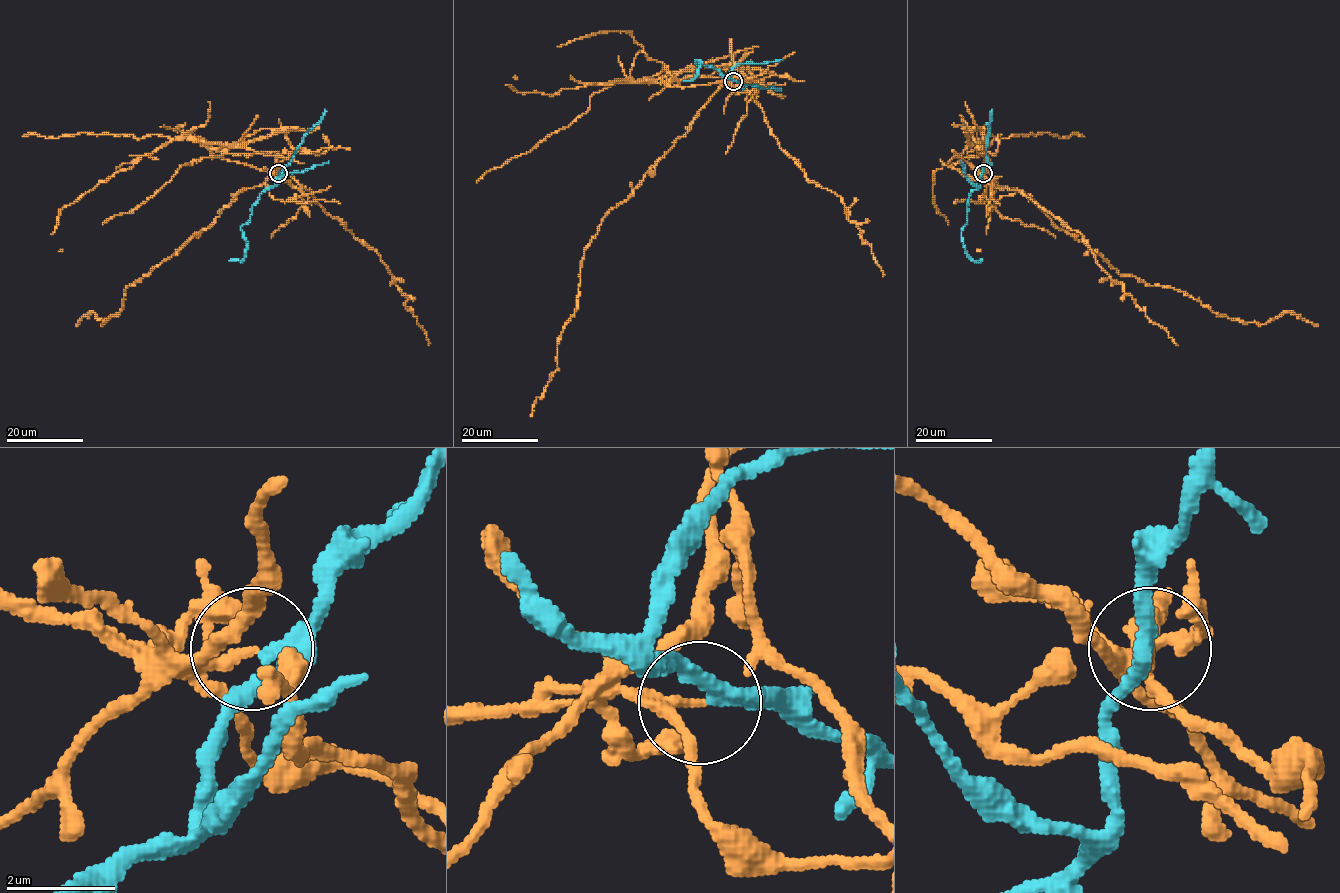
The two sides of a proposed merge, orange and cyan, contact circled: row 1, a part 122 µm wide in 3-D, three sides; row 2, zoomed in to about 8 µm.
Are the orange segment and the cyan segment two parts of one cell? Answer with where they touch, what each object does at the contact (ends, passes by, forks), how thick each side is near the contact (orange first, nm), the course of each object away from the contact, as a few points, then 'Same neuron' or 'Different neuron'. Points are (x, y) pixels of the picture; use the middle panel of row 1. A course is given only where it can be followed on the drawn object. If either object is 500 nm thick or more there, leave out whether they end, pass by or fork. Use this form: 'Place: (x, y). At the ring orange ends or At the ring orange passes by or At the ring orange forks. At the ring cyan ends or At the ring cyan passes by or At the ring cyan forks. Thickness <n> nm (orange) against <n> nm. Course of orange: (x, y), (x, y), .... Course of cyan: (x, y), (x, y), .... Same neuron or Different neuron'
Place: (733, 81). At the ring orange ends. At the ring cyan passes by. Thickness 180 nm (orange) against 280 nm. Course of orange: (733, 81), (718, 88), (691, 128), (601, 219), (584, 250), (577, 309), (557, 344), (557, 368), (531, 417). Course of cyan: (734, 81), (714, 67), (698, 65), (696, 60), (701, 62), (693, 78), (683, 81). Different neuron

